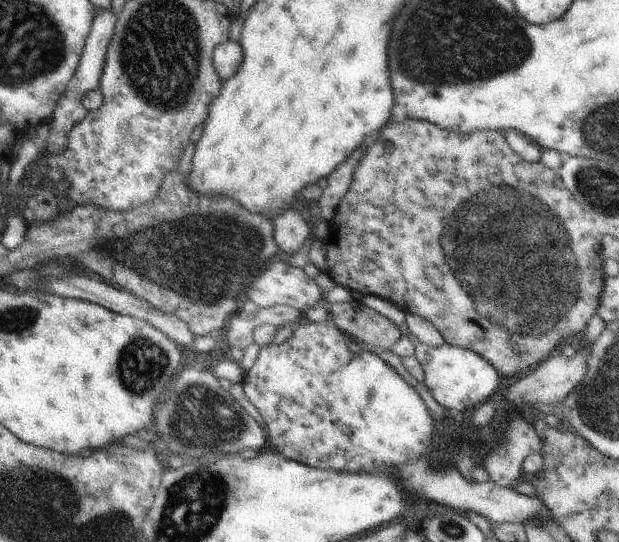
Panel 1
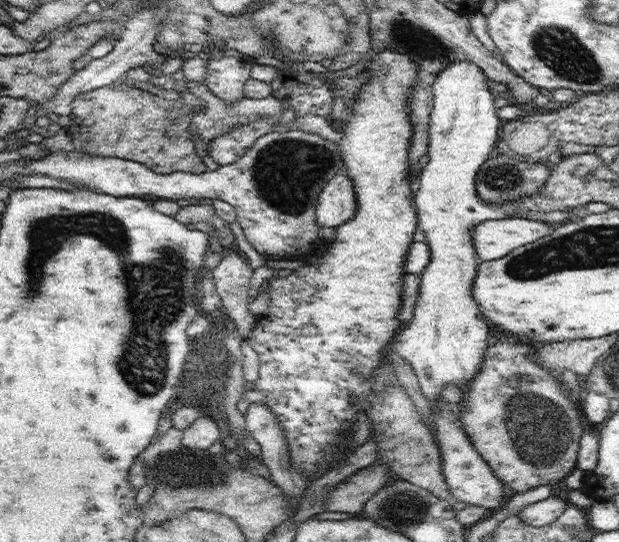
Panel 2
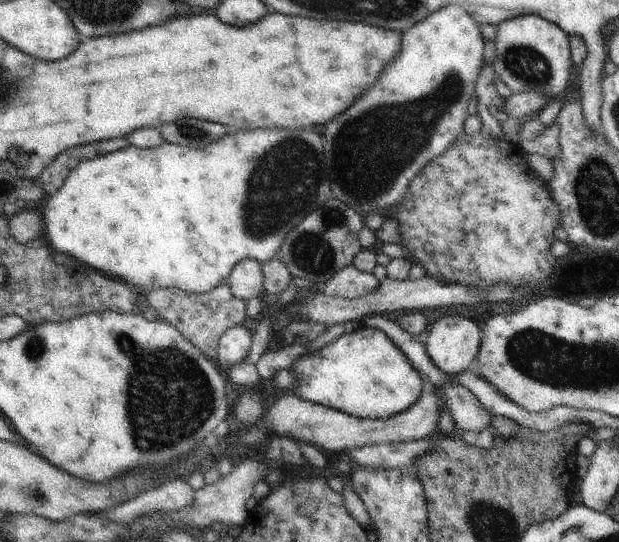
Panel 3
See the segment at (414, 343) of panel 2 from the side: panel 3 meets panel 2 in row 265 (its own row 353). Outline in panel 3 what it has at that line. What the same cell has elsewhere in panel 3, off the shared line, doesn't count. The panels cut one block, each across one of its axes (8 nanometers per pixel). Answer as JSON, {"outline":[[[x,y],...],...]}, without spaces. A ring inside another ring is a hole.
{"outline":[[[461,316],[442,317],[431,326],[425,345],[434,366],[459,375],[474,363],[480,350],[480,328]]]}

